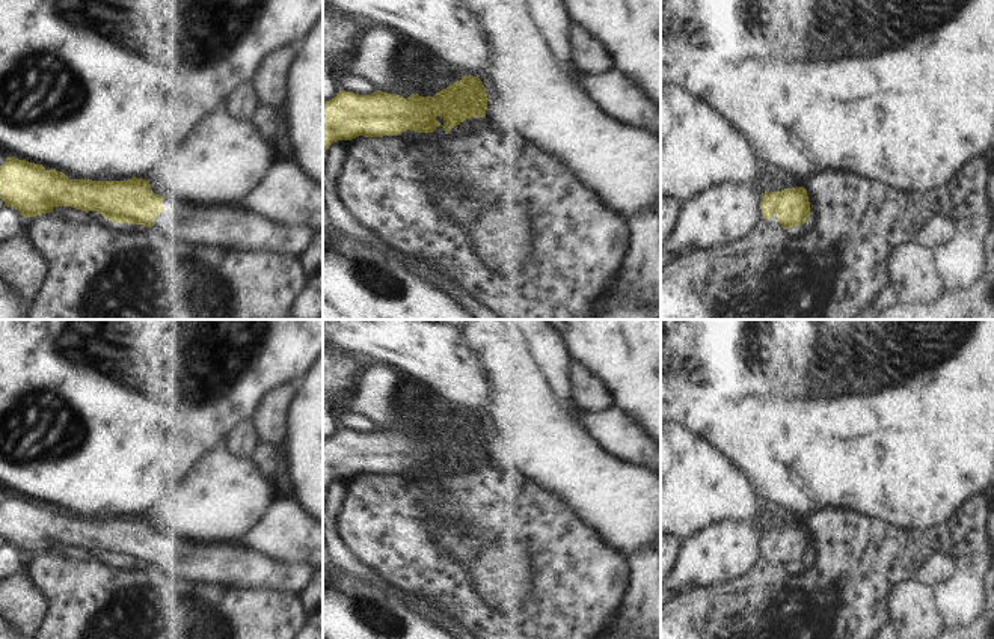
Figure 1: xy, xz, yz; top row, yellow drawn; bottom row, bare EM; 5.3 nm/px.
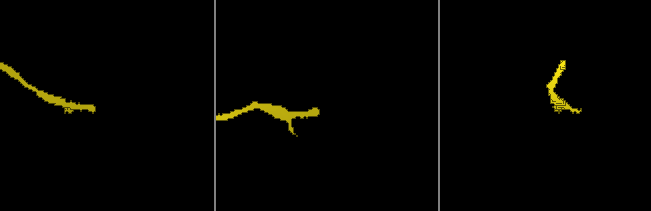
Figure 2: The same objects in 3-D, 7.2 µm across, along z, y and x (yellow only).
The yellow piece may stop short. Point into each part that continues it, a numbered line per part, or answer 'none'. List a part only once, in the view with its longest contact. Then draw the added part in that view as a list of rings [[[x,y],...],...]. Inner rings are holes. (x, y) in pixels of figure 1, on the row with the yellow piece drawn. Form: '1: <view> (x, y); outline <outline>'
1: xy (205, 229); outline [[[163,199],[163,206],[155,217],[154,232],[175,256],[187,244],[196,259],[223,250],[290,253],[302,258],[321,234],[309,226],[272,222],[241,205],[208,208],[184,199]]]

